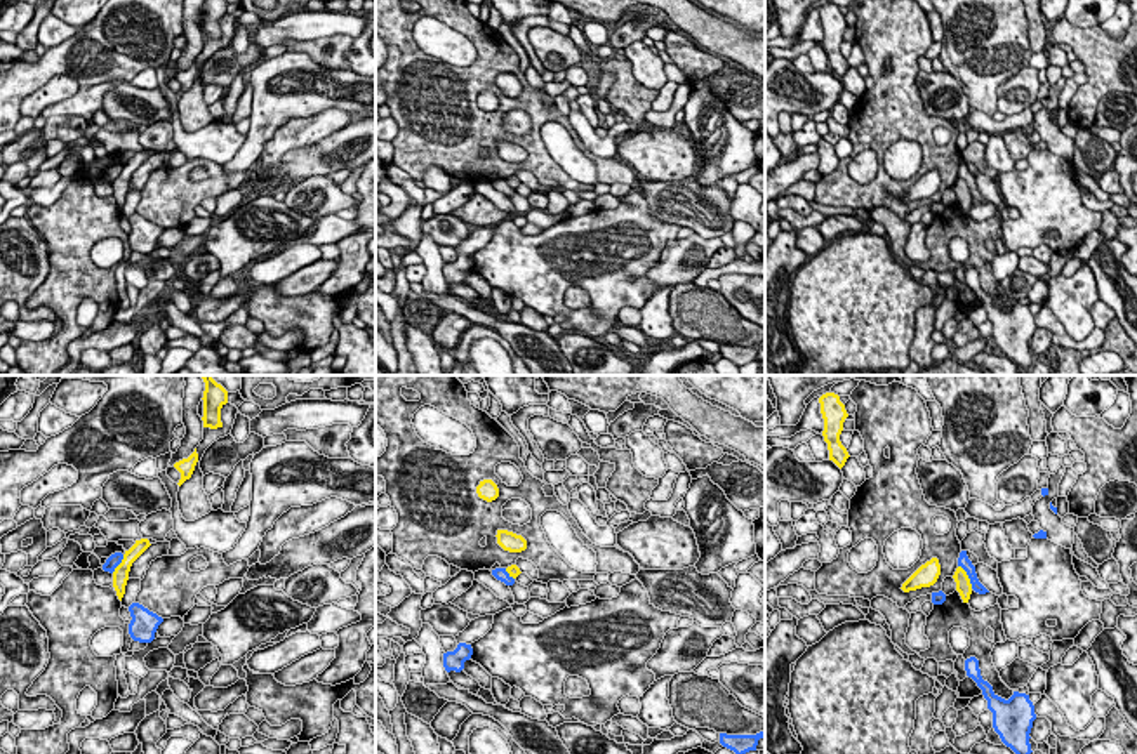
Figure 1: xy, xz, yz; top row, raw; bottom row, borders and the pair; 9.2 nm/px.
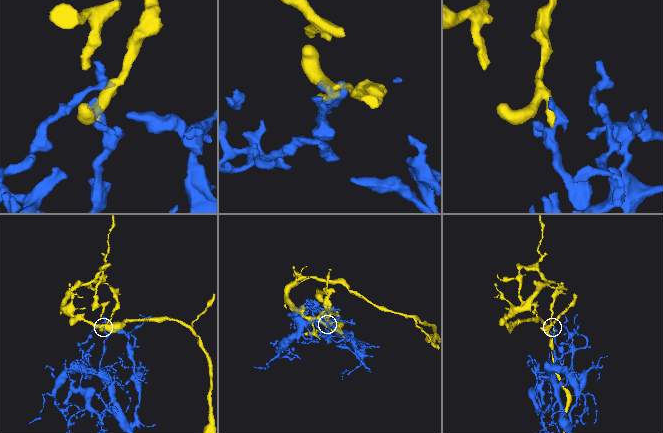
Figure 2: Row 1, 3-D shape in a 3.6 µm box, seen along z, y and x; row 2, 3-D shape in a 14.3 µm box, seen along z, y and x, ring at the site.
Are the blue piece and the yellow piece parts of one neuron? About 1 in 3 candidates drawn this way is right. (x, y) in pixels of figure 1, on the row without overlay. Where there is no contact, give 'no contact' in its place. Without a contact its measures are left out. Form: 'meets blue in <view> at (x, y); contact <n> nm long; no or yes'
meets blue in yz at (969, 188); contact 260 nm long; no

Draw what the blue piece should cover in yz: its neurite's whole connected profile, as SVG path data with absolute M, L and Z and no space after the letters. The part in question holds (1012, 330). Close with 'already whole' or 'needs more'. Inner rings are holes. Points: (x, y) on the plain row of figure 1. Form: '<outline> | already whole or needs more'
M975 268L965 271L965 281L967 287L977 294L987 311L987 320L993 323L994 342L1000 346L1001 353L1017 365L1019 374L1026 374L1027 367L1033 363L1029 344L1033 332L1036 330L1029 306L1014 302L1008 311L998 308L993 302L993 297L982 290L979 271Z | already whole

